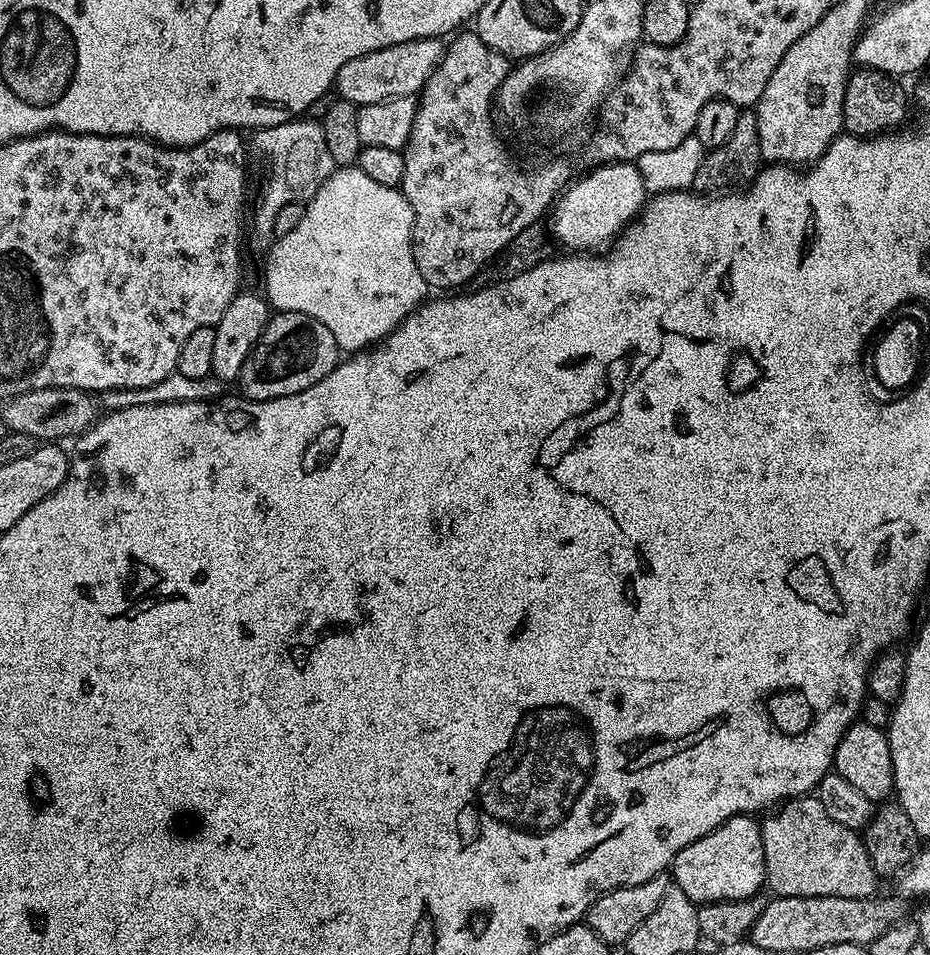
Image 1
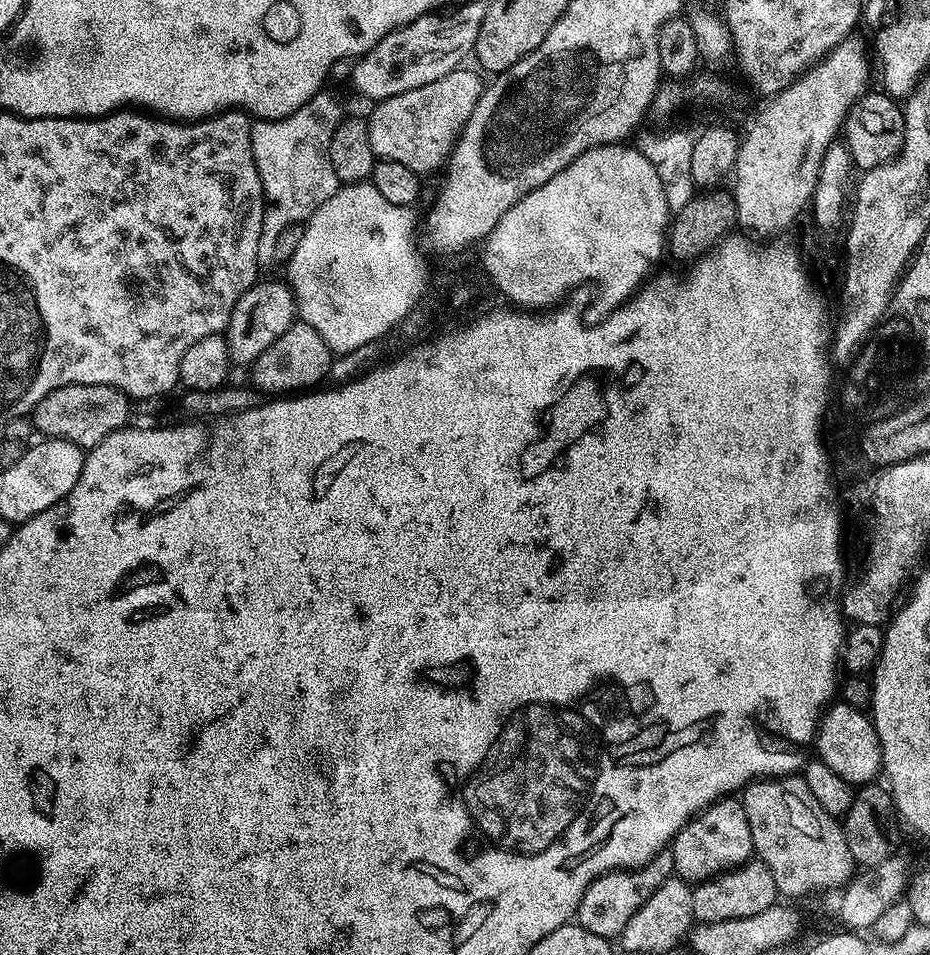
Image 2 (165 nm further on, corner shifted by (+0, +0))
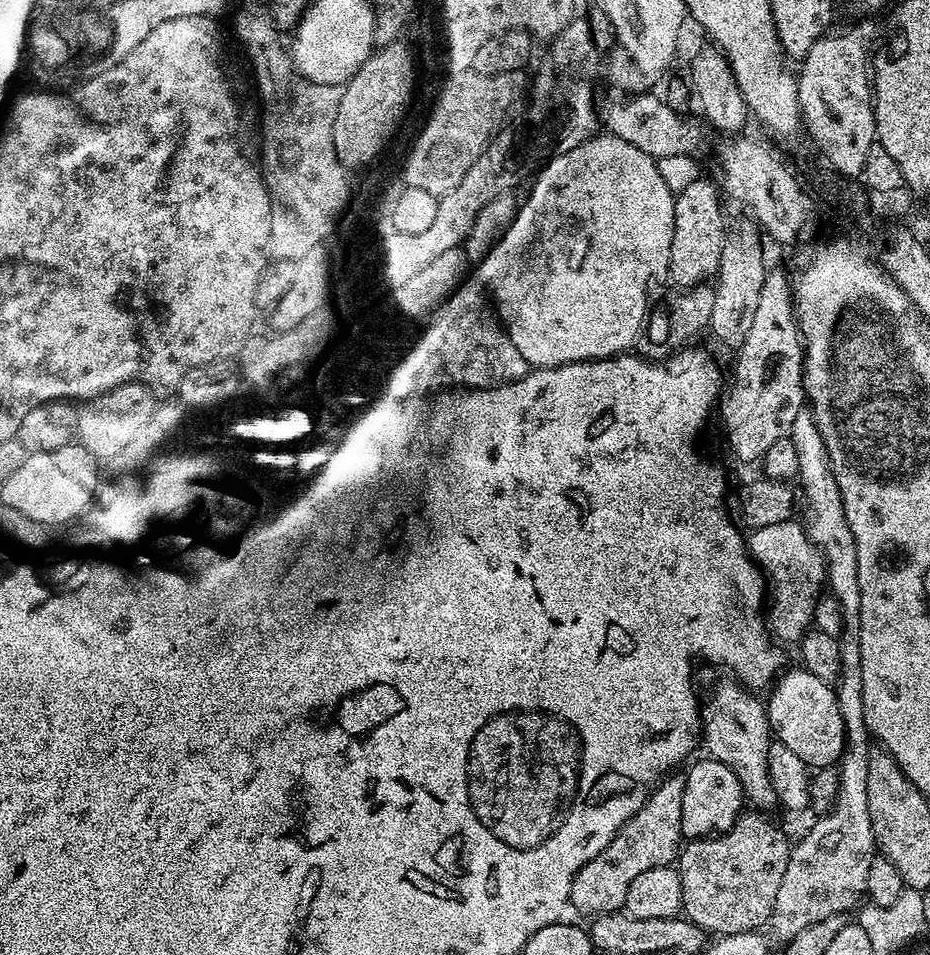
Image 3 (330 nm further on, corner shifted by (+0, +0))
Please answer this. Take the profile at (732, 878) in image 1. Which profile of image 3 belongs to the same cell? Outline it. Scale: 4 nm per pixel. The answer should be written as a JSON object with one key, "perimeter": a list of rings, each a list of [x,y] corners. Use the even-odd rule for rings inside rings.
{"perimeter":[[[703,758],[684,776],[682,794],[682,830],[681,837],[698,840],[710,836],[719,836],[728,832],[736,824],[741,812],[745,811],[744,788],[738,782],[734,770],[722,762]]]}

